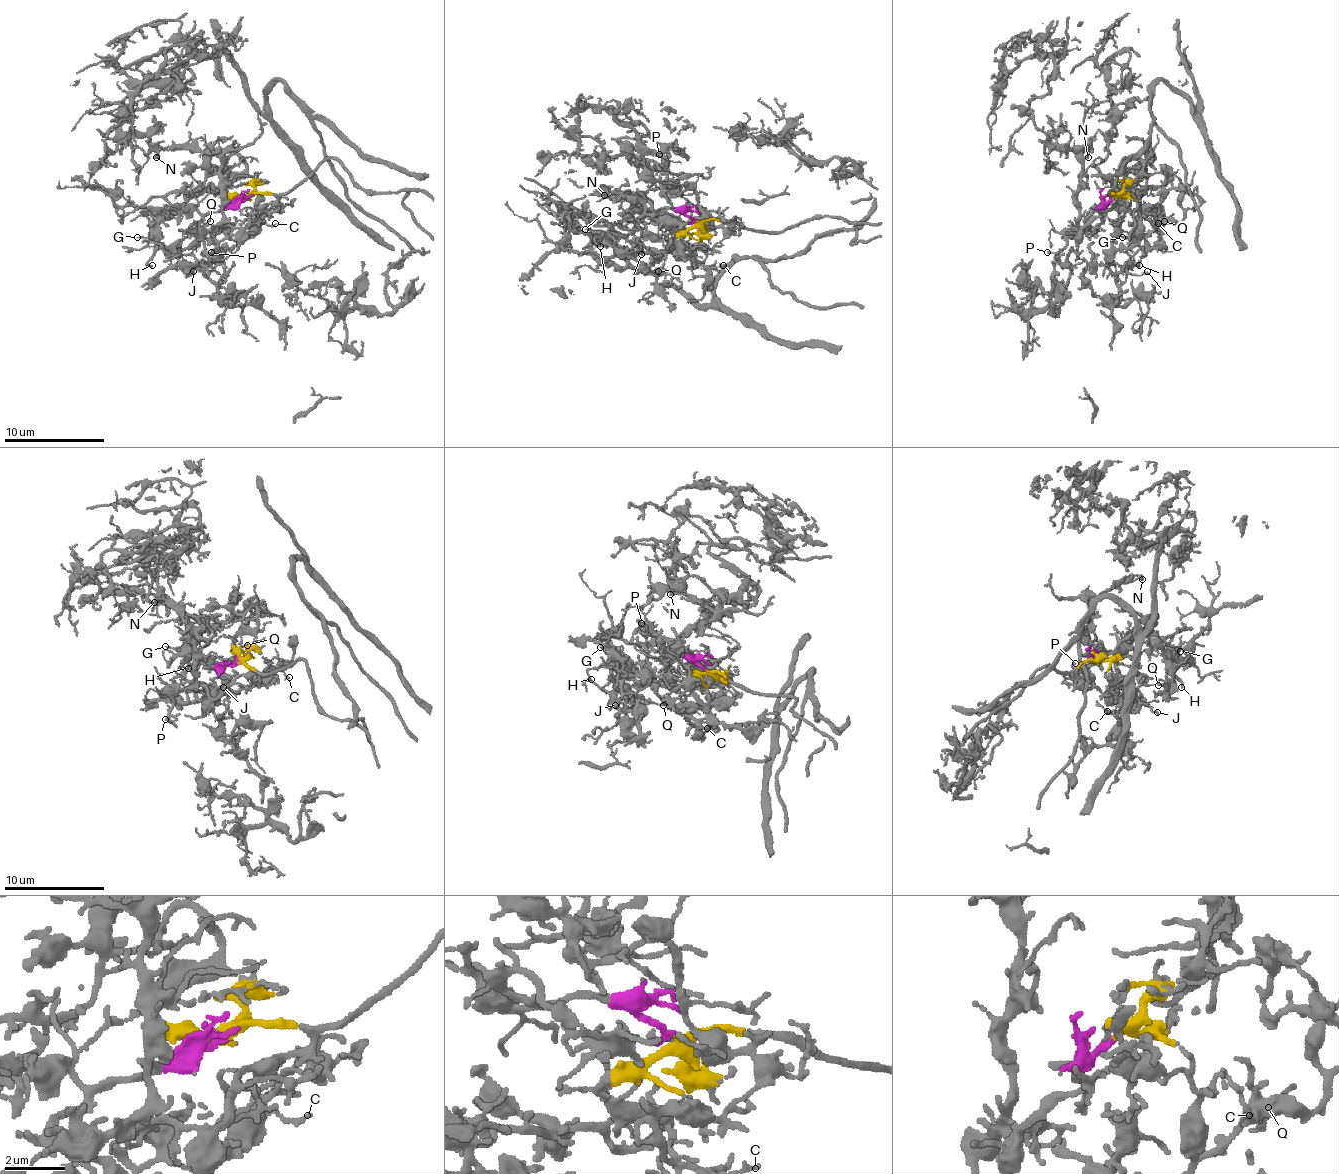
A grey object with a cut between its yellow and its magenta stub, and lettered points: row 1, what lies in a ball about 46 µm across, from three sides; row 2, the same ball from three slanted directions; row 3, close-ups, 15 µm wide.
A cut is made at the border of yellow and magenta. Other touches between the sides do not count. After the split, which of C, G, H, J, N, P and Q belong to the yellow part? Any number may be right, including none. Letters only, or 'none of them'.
G, H, N, P, Q

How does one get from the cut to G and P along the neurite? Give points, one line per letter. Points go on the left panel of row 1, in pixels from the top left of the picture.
G: (248, 198), (231, 198), (228, 170), (218, 167), (200, 187), (170, 193), (162, 223), (137, 238)
P: (248, 198), (271, 193), (276, 205), (243, 228), (215, 228), (205, 235), (205, 250), (218, 253), (210, 253)

